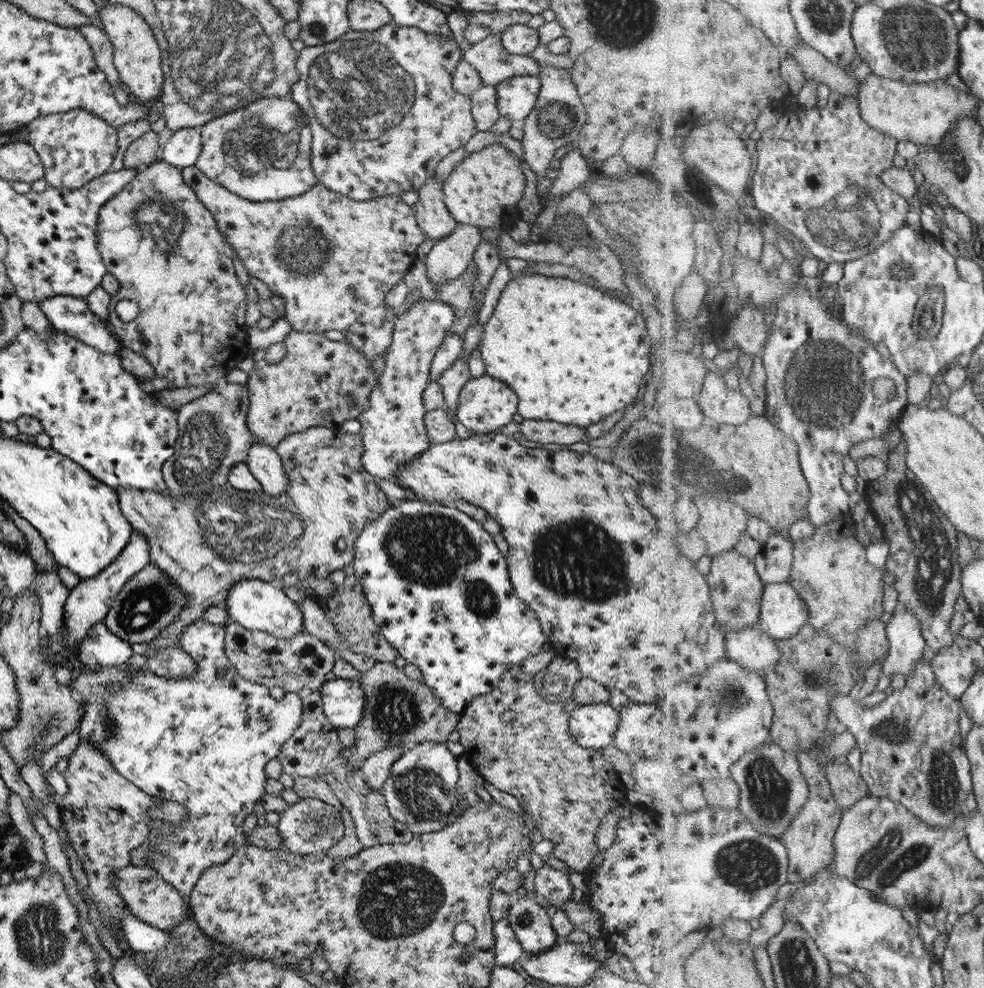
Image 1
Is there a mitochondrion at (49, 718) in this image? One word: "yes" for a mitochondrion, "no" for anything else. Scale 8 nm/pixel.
yes

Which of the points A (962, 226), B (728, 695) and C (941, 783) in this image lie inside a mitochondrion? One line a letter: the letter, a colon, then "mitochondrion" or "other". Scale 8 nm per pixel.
A: other
B: mitochondrion
C: mitochondrion

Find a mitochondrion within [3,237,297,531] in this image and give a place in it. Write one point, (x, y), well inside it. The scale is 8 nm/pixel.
(205, 442)

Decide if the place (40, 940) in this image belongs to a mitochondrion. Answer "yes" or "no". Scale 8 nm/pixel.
yes

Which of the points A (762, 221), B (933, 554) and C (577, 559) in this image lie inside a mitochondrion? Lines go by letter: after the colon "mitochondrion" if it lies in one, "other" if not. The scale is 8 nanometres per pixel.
A: other
B: mitochondrion
C: mitochondrion

